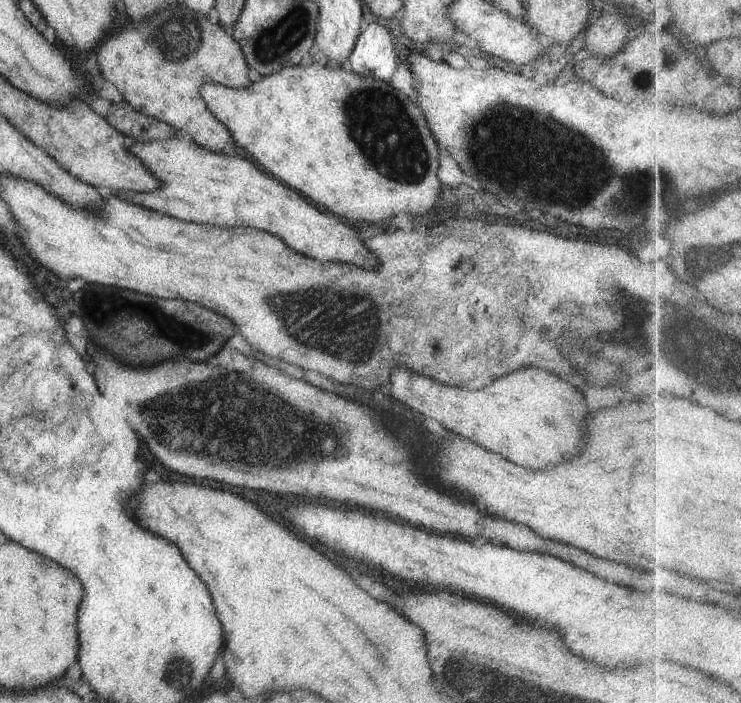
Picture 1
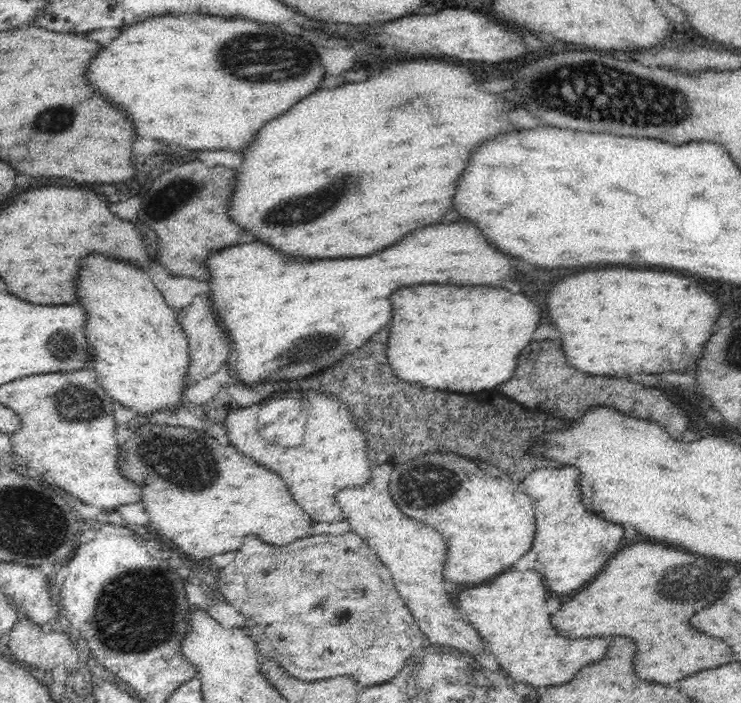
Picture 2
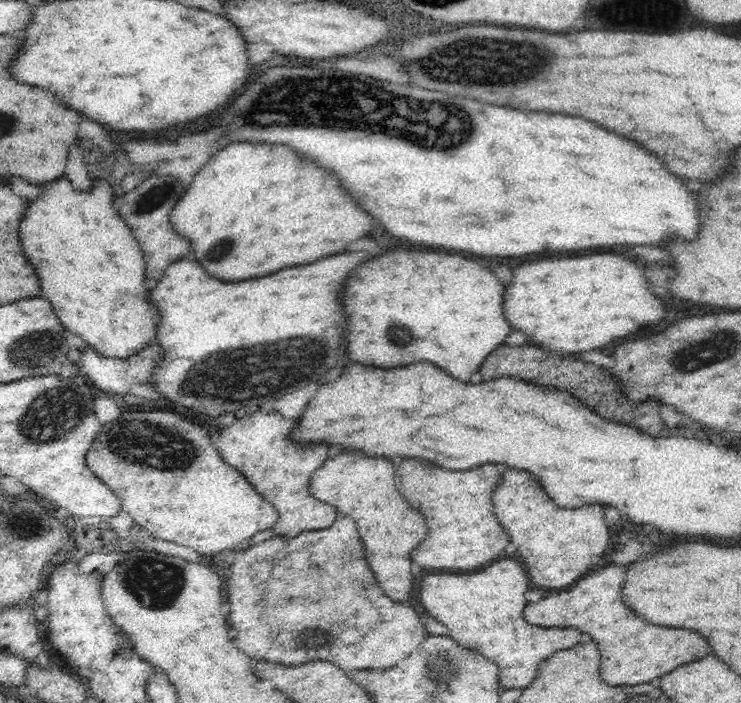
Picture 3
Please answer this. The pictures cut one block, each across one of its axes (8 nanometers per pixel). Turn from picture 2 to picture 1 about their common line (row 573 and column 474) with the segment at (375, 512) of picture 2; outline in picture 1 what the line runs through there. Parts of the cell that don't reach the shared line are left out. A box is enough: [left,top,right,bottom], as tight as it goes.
[390,366,588,470]

